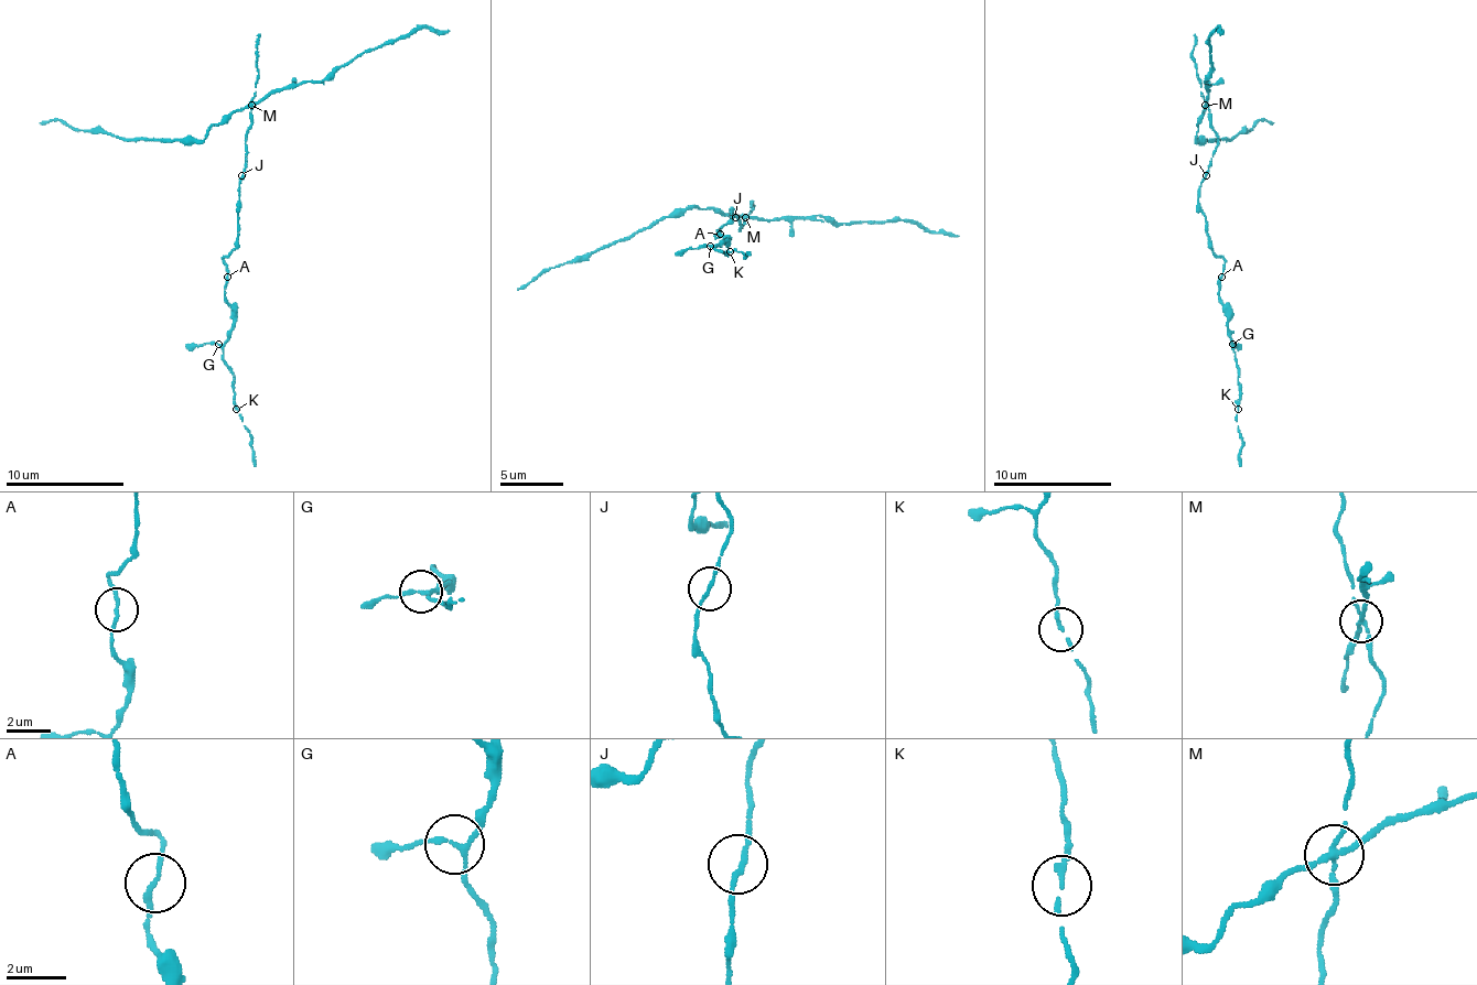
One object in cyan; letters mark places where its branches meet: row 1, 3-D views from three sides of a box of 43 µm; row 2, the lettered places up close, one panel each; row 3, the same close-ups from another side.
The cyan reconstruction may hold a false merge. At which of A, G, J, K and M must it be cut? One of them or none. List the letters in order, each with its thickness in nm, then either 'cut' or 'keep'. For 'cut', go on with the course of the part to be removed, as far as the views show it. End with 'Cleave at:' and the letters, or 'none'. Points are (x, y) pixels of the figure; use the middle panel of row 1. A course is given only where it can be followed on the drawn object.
A: 150 nm | keep
G: 150 nm | keep
J: 150 nm | keep
K: 200 nm | keep
M: 170 nm | cut | (744, 217), (678, 208), (531, 278), (518, 291)
Cleave at: M

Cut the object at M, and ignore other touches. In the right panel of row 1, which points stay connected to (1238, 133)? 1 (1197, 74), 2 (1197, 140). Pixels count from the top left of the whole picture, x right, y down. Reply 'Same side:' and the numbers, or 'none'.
Same side: 2

